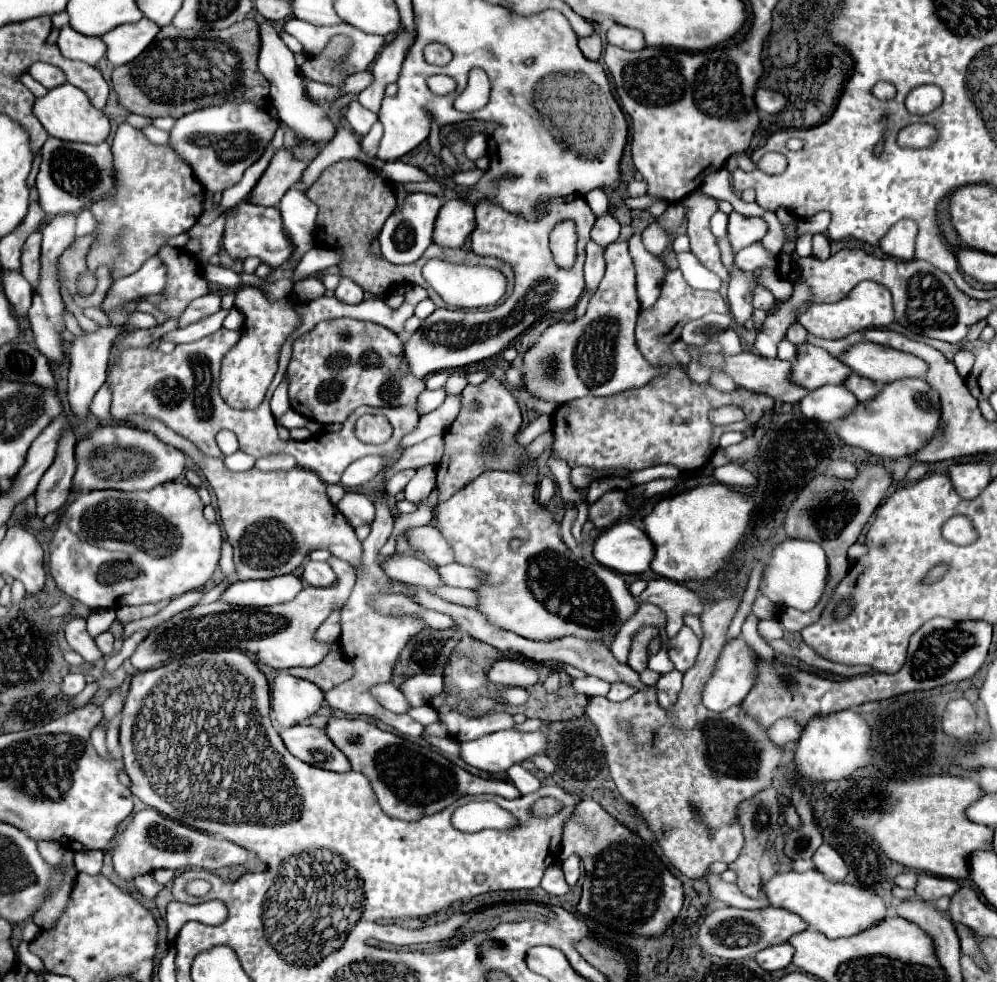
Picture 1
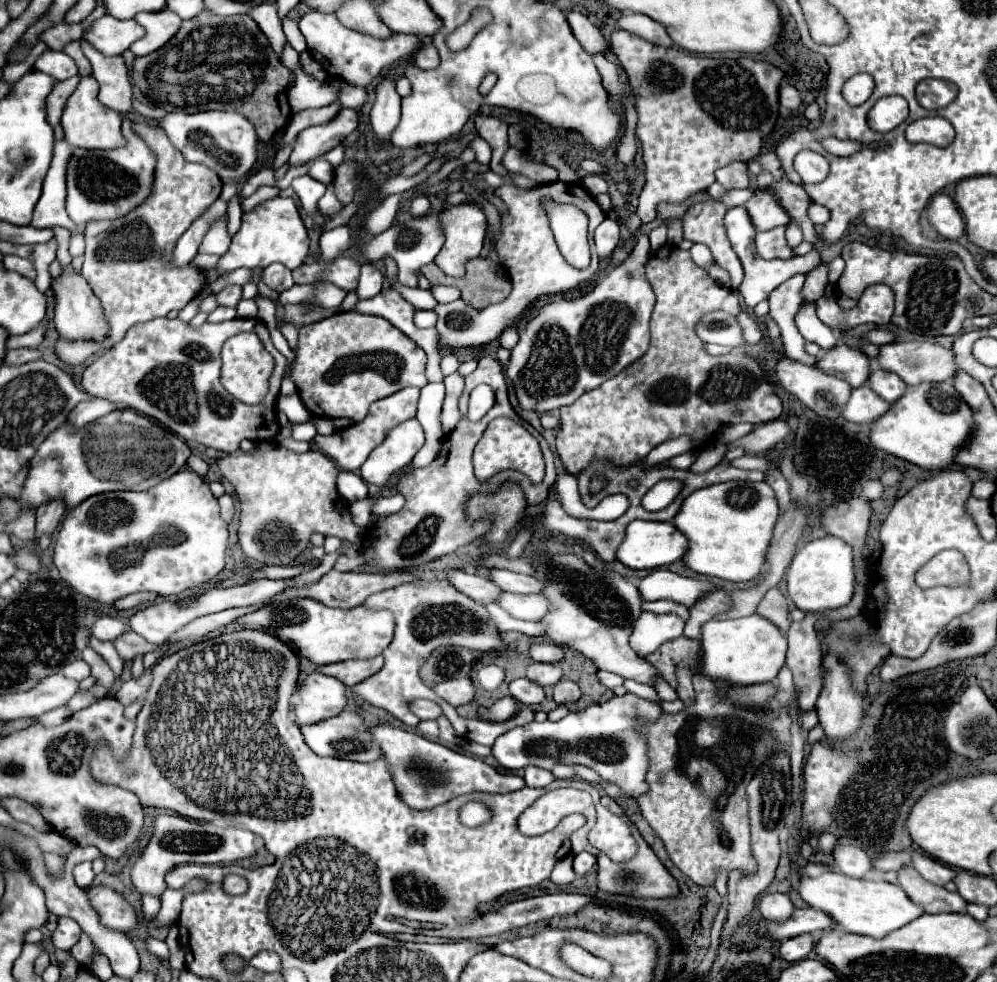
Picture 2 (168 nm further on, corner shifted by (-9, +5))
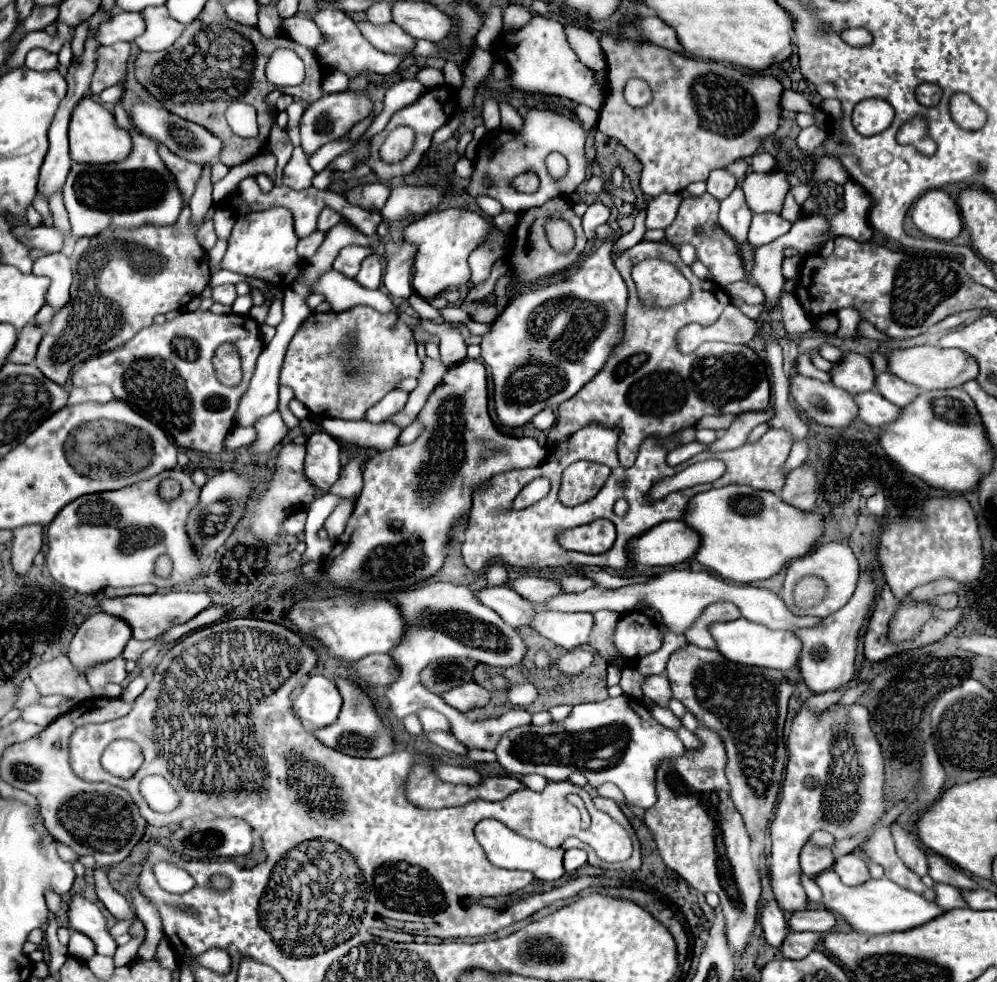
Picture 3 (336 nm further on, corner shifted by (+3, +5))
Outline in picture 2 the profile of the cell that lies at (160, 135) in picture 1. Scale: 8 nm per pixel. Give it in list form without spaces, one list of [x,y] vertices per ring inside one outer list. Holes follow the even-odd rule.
[[[80,39],[80,47],[92,65],[92,75],[100,83],[100,101],[106,107],[112,107],[120,113],[130,113],[132,85],[130,85],[128,67],[122,55],[116,55],[116,57],[102,55],[86,39]]]

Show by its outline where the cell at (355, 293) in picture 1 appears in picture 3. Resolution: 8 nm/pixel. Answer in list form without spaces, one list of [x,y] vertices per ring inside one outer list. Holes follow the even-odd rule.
[[[366,257],[362,261],[362,267],[358,271],[358,275],[354,277],[362,287],[368,289],[378,289],[380,279],[382,279],[382,263],[378,257]]]

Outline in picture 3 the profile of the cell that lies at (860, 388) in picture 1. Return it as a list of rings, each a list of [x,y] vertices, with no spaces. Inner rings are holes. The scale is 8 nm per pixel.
[[[884,371],[884,373],[878,373],[876,375],[876,385],[874,389],[884,397],[888,399],[890,403],[898,405],[898,407],[904,407],[906,403],[910,403],[918,393],[920,389],[918,387],[912,387],[908,383],[904,383],[902,379],[896,379],[896,375]]]

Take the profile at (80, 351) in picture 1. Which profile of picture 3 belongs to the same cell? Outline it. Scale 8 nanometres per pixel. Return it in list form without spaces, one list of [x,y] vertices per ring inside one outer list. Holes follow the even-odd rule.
[[[62,253],[44,255],[34,261],[34,275],[44,275],[50,279],[50,287],[46,291],[46,303],[60,311],[70,301],[70,285],[72,285],[72,271],[70,259]]]

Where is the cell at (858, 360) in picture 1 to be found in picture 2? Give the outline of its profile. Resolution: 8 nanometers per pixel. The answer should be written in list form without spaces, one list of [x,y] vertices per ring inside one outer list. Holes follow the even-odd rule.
[[[894,341],[894,343],[882,345],[880,355],[878,355],[878,363],[882,365],[882,369],[896,373],[908,385],[950,381],[958,371],[956,357],[950,349],[936,345],[936,343],[926,343],[926,341]]]

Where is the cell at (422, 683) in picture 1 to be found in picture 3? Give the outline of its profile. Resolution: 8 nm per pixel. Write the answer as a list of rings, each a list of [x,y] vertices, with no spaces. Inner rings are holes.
[[[464,683],[464,685],[458,685],[458,687],[452,687],[450,691],[442,693],[440,695],[448,705],[452,705],[454,709],[458,711],[470,711],[474,707],[484,707],[490,703],[490,693],[480,687],[478,683]]]

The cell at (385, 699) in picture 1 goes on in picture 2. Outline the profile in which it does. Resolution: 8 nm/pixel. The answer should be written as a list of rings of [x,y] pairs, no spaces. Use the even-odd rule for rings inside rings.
[[[418,699],[412,703],[412,711],[420,717],[420,719],[438,719],[442,715],[442,709],[438,703],[428,701],[428,699]]]

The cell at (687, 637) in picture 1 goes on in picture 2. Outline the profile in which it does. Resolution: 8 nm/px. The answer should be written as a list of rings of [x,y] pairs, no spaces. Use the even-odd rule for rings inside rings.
[[[760,615],[744,619],[712,619],[702,627],[702,675],[722,679],[732,685],[752,685],[774,681],[786,661],[786,633]]]

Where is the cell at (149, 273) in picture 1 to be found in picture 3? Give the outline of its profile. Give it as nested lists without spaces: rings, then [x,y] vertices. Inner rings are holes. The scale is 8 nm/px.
[[[210,165],[202,169],[200,183],[190,199],[190,209],[192,209],[192,223],[200,225],[204,223],[210,207],[212,207],[212,183],[210,183]]]

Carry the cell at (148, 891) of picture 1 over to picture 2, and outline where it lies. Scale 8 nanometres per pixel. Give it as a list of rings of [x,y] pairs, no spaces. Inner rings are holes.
[[[144,895],[142,899],[142,915],[144,915],[144,921],[148,923],[160,909],[160,901],[158,897],[152,897],[152,895]]]

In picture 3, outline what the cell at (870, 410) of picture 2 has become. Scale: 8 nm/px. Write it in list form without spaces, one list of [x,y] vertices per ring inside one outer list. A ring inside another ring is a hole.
[[[866,391],[858,393],[854,397],[858,405],[858,419],[870,427],[886,427],[896,415],[900,413],[900,407],[888,403],[880,393],[876,391]]]

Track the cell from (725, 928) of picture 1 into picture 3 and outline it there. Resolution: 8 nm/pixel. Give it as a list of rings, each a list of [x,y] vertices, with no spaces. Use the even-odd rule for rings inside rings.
[[[826,909],[816,911],[796,911],[788,919],[790,931],[814,931],[814,933],[828,933],[836,925],[836,917]]]

